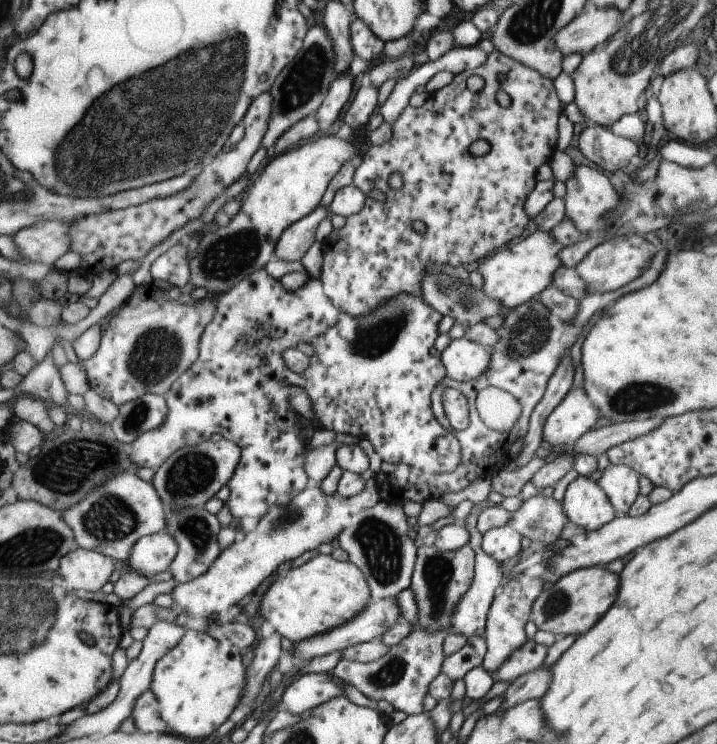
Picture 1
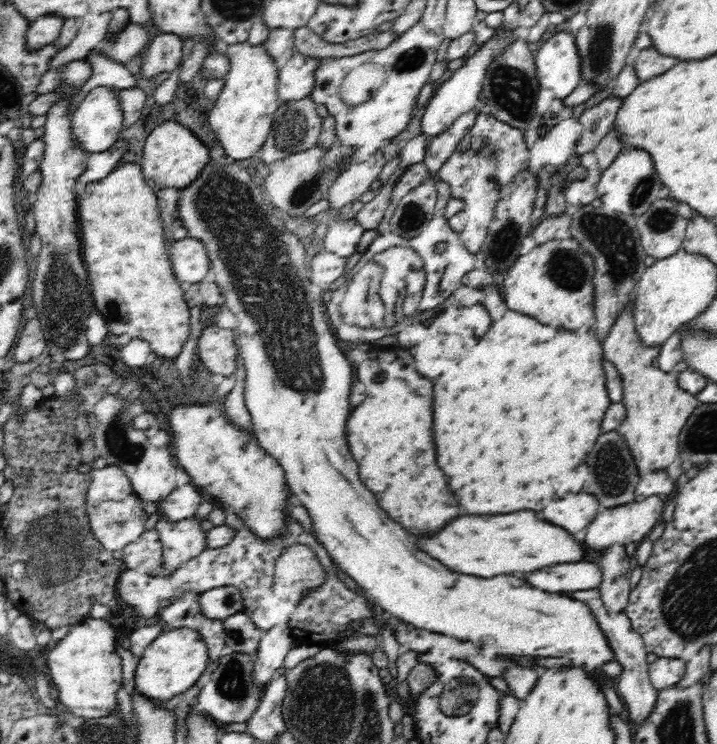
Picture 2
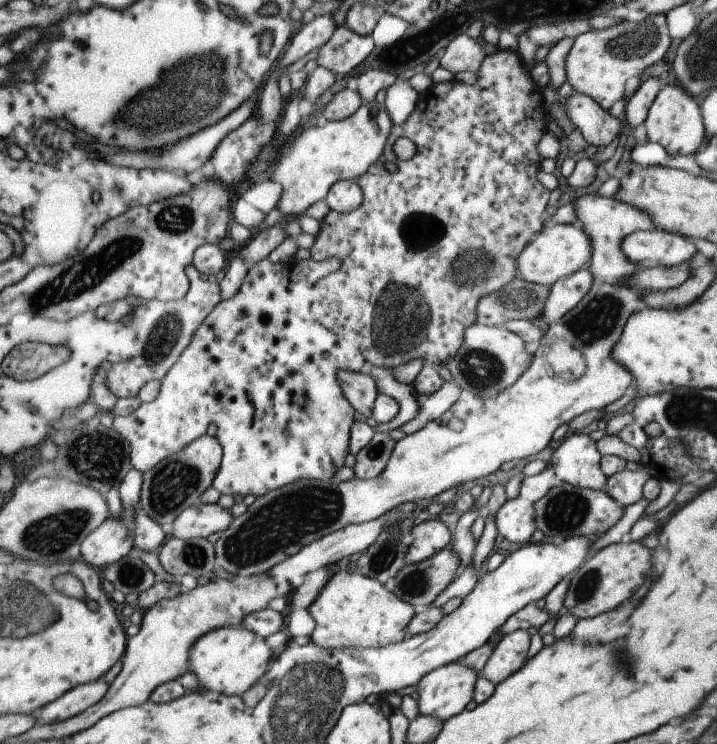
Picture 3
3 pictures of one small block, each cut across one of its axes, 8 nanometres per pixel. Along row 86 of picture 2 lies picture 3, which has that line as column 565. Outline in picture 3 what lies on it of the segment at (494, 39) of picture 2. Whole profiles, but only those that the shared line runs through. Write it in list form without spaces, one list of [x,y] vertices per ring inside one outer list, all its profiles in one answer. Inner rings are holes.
[[[587,433],[566,434],[548,461],[558,482],[580,489],[597,490],[604,486],[607,477],[601,472],[601,456],[595,443]]]

